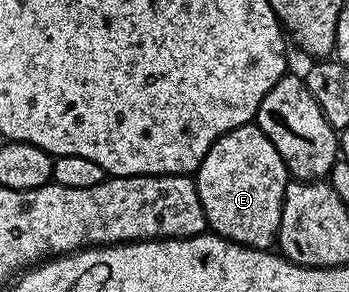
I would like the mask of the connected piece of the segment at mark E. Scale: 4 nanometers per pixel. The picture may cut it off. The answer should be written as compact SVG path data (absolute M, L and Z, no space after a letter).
M255 122L242 125L238 129L230 129L222 137L218 137L204 160L200 162L194 178L209 228L221 239L227 239L230 243L240 243L244 247L252 247L255 251L269 250L277 242L284 194L290 176L278 149L274 149L270 137L266 137L266 133L262 133L262 129L257 127Z

